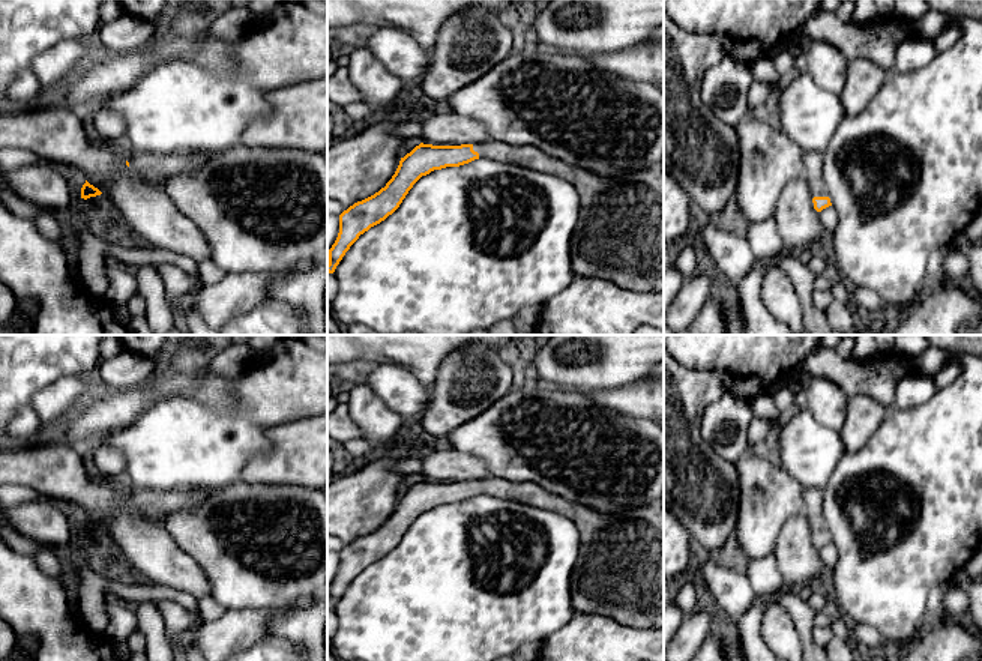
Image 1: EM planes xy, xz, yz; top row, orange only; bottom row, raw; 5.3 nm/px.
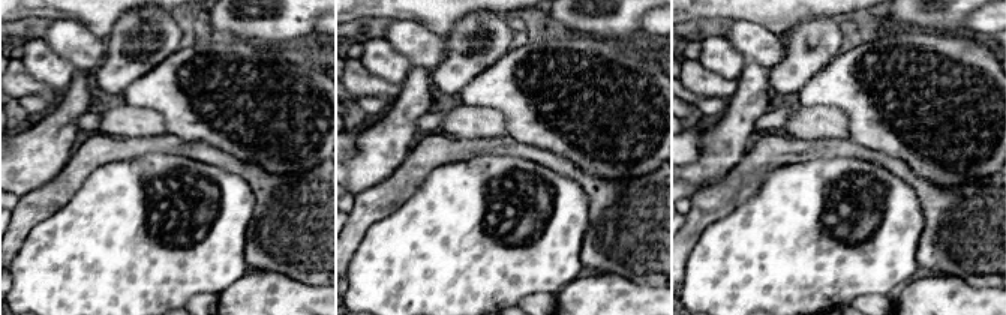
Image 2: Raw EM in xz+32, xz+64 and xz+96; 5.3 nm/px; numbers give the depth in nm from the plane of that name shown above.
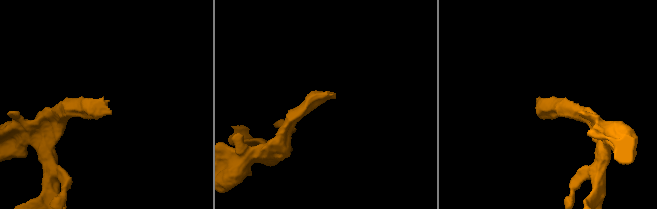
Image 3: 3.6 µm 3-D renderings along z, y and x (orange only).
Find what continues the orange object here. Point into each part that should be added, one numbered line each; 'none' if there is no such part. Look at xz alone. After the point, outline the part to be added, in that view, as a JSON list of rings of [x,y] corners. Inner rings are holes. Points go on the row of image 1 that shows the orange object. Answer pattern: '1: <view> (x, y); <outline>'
1: xz (619, 236); [[[489,138],[474,143],[473,150],[479,158],[557,176],[575,188],[581,209],[571,237],[571,266],[577,276],[664,293],[662,164],[623,177],[602,177],[532,146]]]

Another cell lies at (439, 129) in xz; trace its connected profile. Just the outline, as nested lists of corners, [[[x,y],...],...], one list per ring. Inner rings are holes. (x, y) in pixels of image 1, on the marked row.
[[[425,114],[422,123],[422,143],[432,146],[461,146],[489,140],[486,128],[473,119],[449,114]]]

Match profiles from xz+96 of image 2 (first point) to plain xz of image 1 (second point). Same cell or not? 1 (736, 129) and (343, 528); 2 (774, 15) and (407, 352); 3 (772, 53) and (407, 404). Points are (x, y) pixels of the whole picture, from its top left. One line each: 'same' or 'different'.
1: same
2: same
3: same

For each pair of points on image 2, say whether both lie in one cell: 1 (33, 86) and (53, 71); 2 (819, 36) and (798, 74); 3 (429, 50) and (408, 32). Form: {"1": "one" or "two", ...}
{"1": "two", "2": "one", "3": "one"}

